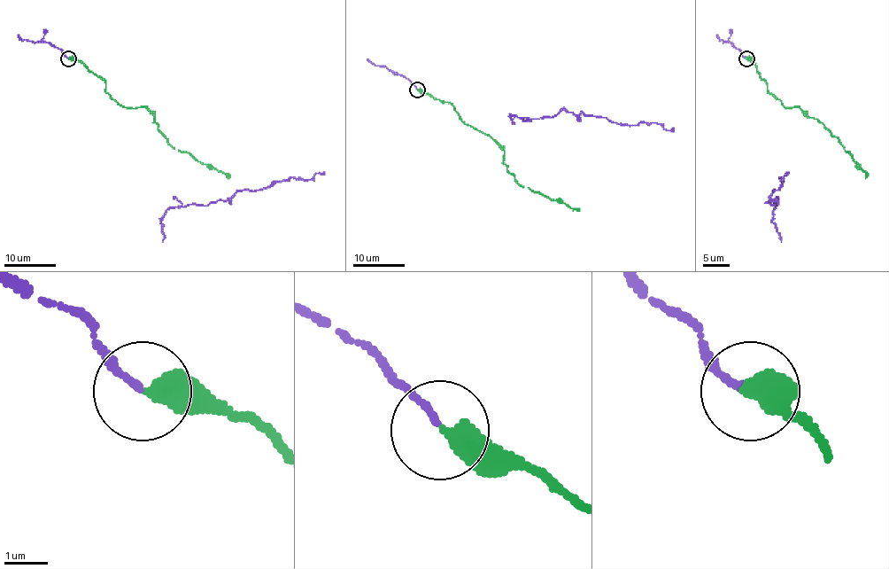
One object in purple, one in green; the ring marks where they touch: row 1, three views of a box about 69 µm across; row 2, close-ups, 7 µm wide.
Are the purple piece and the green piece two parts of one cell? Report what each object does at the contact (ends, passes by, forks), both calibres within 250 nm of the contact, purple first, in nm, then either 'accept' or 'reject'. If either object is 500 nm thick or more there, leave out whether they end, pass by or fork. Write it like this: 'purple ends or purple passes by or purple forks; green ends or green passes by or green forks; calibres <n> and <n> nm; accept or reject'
purple ends; green ends; calibres 140 and 460 nm; accept

